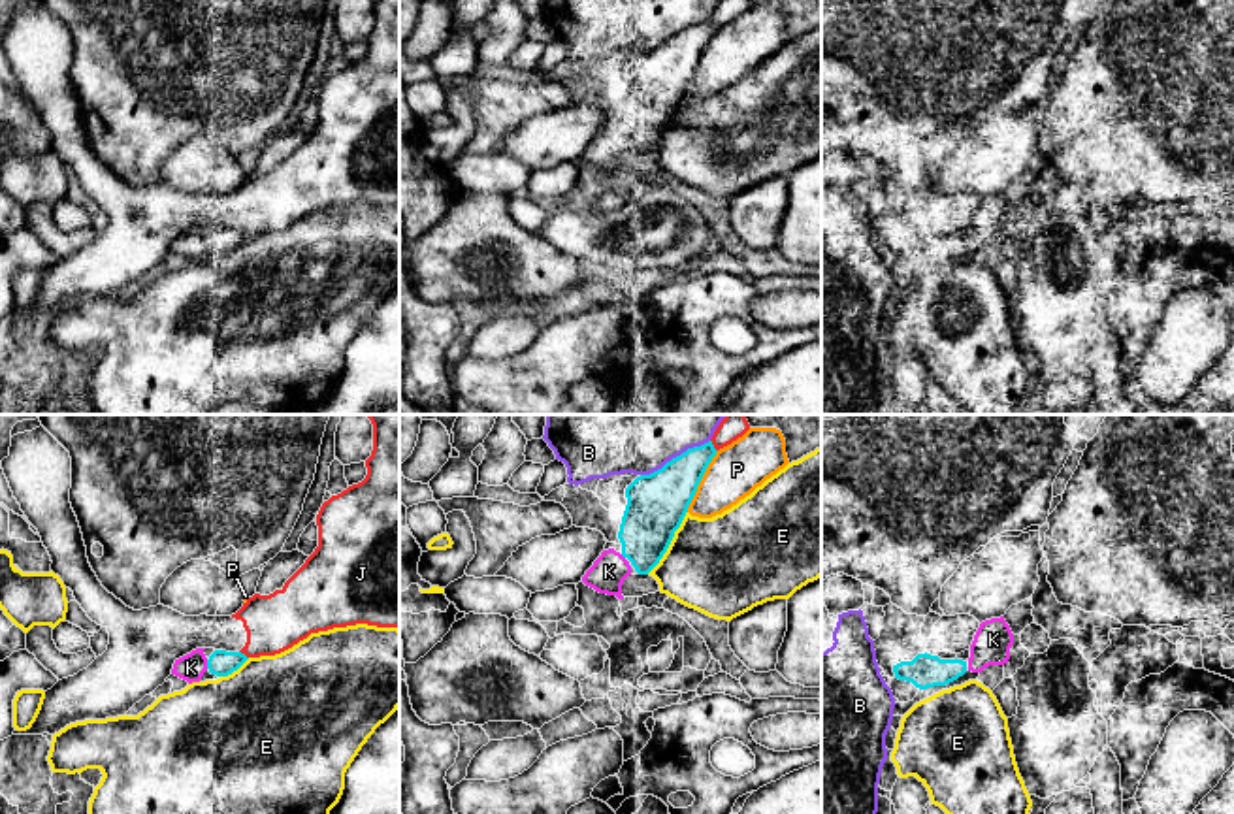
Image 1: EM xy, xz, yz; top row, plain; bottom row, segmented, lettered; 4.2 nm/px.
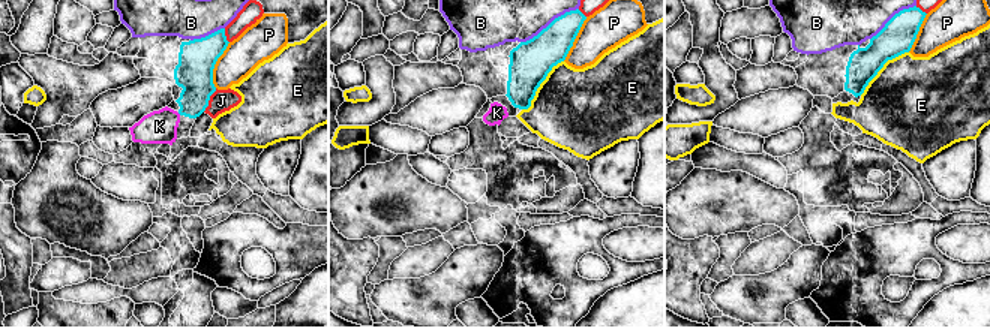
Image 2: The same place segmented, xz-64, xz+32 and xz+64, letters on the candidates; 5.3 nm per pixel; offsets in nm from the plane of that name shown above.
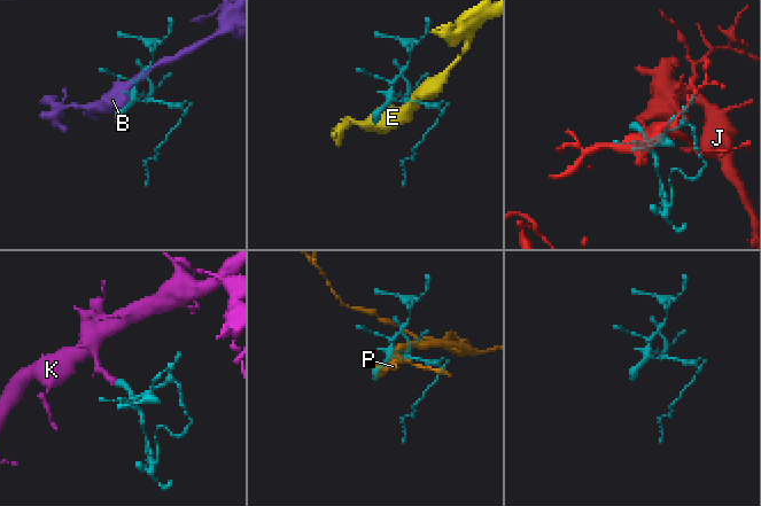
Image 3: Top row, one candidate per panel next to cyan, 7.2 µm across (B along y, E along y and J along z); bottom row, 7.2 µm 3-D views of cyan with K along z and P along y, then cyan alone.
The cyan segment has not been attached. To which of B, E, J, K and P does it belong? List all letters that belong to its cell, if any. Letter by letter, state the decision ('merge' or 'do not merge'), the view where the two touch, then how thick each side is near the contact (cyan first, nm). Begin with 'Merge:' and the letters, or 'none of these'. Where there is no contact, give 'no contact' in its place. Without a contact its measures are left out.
Merge: K
B: do not merge | xz | 260/220 nm
E: do not merge | xz | 260/420 nm
J: do not merge | xz | 190/90 nm
K: merge | xy | 110/120 nm
P: do not merge | xz | 260/220 nm

